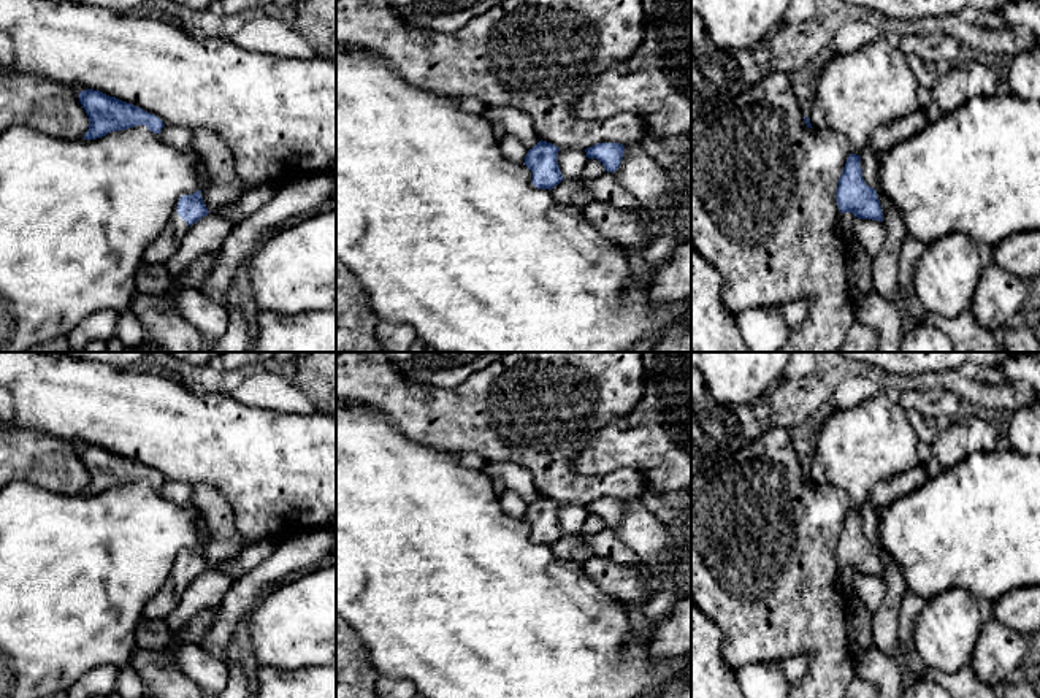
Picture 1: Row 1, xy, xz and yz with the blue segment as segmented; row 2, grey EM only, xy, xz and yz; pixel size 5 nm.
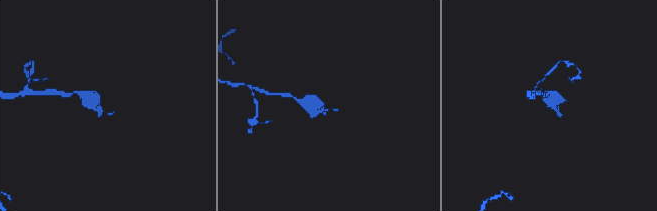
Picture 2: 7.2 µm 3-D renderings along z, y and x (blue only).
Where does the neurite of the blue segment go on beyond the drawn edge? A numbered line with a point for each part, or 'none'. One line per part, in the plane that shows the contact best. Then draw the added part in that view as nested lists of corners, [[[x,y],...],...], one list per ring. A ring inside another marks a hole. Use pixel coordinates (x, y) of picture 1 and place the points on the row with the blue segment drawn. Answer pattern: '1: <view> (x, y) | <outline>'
1: xy (167, 243) | [[[174,214],[162,233],[146,247],[143,262],[149,265],[166,265],[179,249],[189,228],[190,225],[179,214]]]

